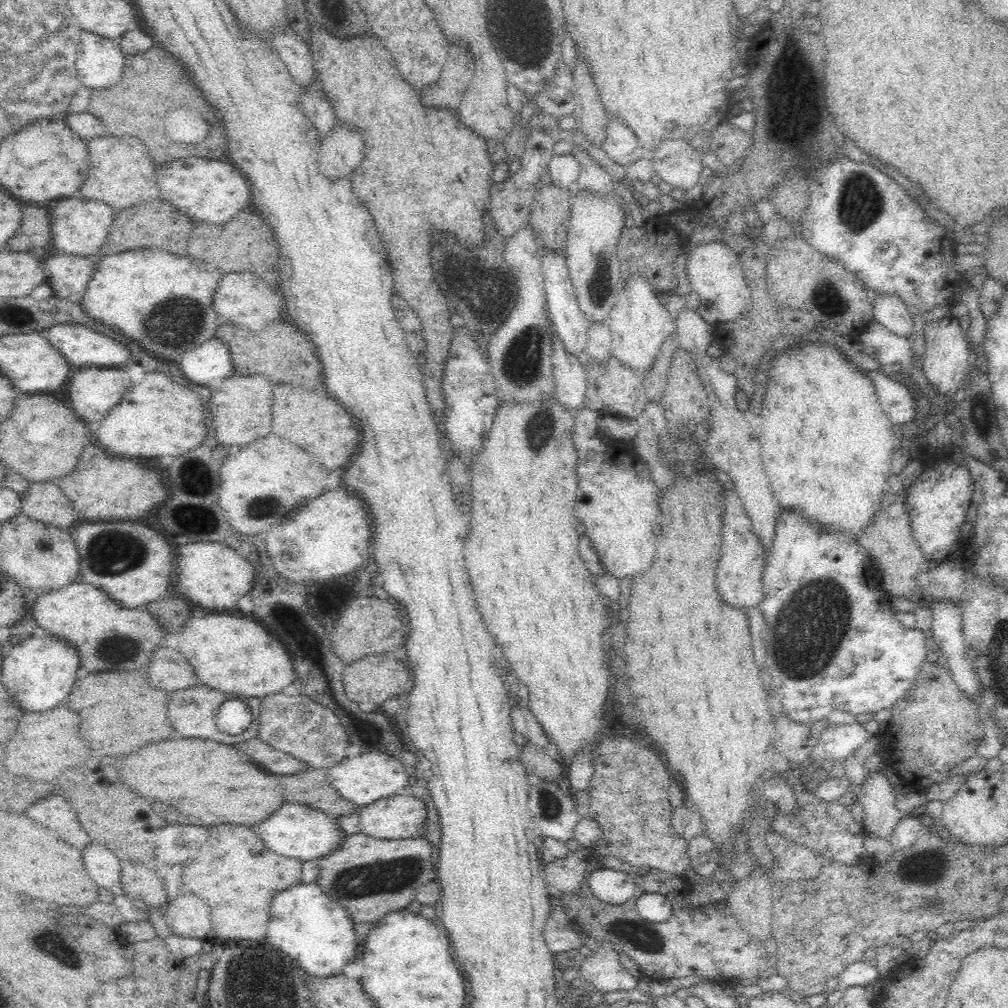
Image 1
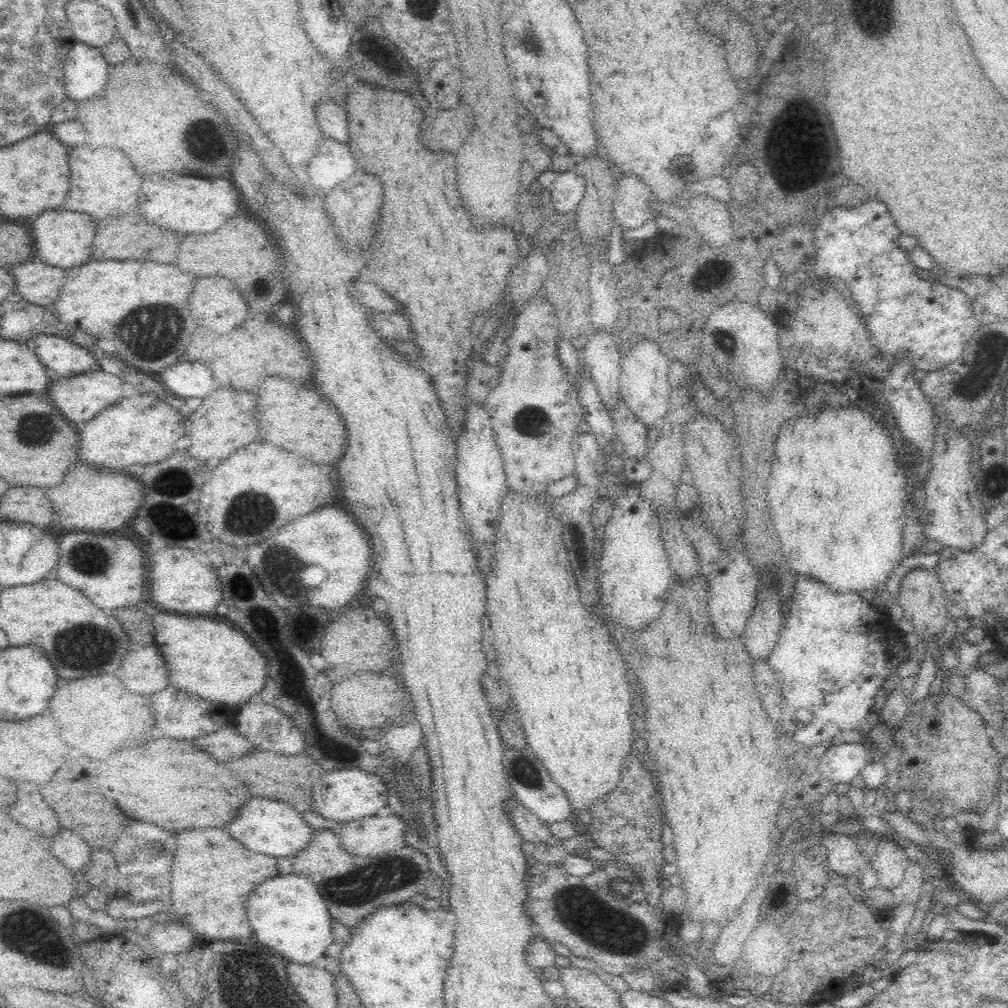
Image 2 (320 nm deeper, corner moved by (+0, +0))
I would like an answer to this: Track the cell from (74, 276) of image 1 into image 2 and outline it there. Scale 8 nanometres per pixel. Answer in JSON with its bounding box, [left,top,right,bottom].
[7,261,66,305]

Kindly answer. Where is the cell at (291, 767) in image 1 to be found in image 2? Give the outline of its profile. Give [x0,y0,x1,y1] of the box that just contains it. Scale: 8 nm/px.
[194,725,252,760]

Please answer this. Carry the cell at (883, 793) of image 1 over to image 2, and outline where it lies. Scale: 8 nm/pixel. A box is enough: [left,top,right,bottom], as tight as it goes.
[870,839,911,890]

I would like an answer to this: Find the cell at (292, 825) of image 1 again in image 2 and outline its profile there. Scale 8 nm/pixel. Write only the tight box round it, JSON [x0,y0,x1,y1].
[226,798,314,858]

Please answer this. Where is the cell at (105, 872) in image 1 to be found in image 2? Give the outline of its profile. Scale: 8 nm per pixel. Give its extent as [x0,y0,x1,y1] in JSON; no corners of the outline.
[50,830,90,870]

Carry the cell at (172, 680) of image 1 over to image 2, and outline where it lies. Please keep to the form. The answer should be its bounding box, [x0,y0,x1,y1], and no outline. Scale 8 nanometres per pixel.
[118,646,168,694]

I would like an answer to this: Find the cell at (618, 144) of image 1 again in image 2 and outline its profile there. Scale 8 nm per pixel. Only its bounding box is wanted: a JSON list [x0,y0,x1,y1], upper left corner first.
[613,176,655,230]

